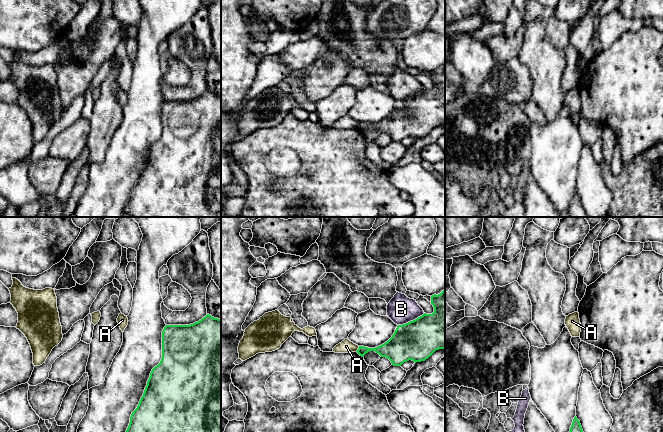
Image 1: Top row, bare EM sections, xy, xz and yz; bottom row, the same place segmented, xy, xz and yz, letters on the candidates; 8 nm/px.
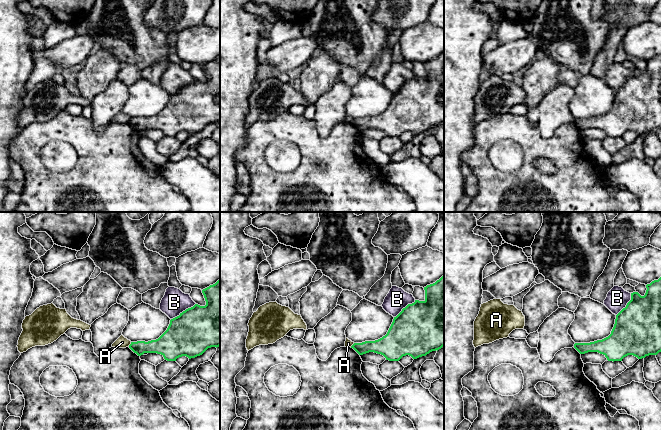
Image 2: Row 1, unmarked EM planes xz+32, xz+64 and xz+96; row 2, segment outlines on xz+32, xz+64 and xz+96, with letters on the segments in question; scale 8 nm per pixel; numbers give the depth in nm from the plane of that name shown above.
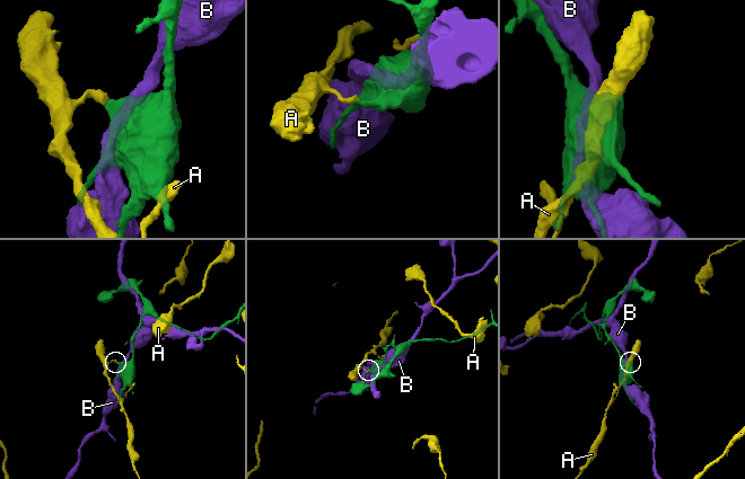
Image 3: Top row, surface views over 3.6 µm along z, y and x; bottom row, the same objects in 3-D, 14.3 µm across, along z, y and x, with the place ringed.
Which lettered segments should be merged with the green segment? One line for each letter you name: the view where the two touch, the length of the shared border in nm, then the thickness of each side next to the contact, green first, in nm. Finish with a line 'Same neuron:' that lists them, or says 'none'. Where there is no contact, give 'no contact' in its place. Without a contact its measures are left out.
Same neuron: none

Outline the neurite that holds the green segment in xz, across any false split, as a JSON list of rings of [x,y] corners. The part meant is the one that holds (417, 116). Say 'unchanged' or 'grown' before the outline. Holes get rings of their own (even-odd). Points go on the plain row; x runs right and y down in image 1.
unchanged; [[[445,65],[440,70],[431,72],[431,80],[434,83],[432,90],[424,89],[413,97],[398,101],[392,113],[382,121],[375,124],[359,122],[356,128],[364,133],[369,127],[375,127],[381,133],[388,134],[392,141],[401,142],[409,136],[415,139],[425,137],[436,126],[445,125]]]

